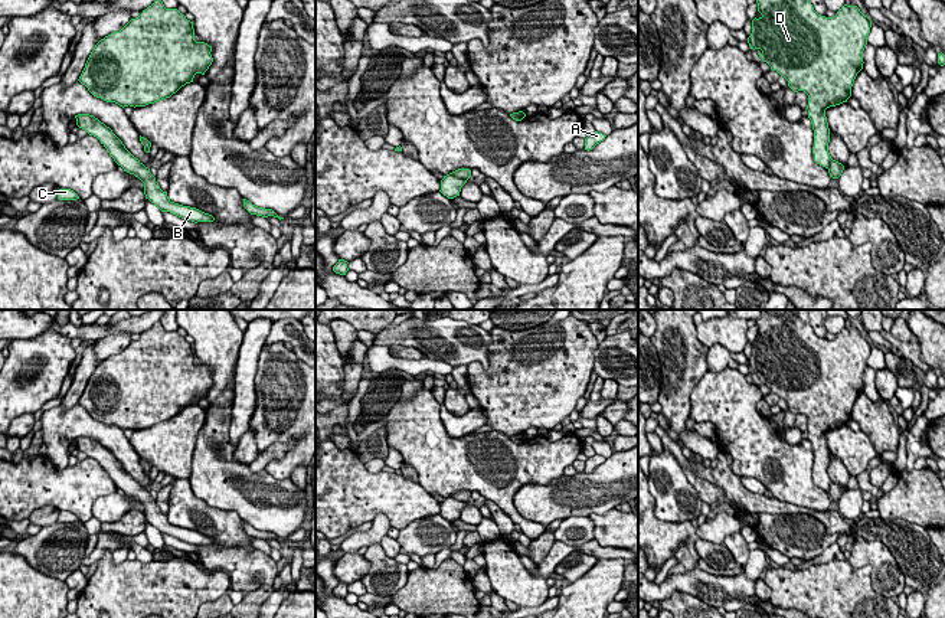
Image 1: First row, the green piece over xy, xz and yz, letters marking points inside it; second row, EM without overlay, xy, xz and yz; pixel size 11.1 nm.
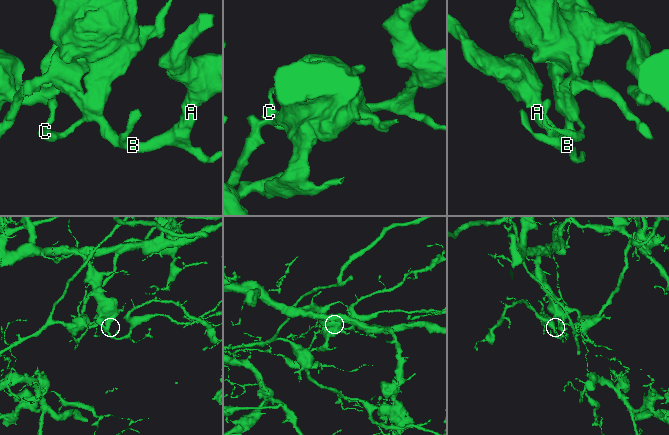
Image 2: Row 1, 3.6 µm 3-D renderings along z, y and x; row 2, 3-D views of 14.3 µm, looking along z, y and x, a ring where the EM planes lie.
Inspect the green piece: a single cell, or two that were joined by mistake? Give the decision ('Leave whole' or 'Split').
Split

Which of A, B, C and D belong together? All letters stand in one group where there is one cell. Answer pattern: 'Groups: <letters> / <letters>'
Groups: A B / C D

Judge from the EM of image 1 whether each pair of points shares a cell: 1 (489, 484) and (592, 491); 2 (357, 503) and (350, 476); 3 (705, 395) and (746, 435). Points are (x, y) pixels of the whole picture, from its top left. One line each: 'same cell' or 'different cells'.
1: different cells
2: same cell
3: same cell

